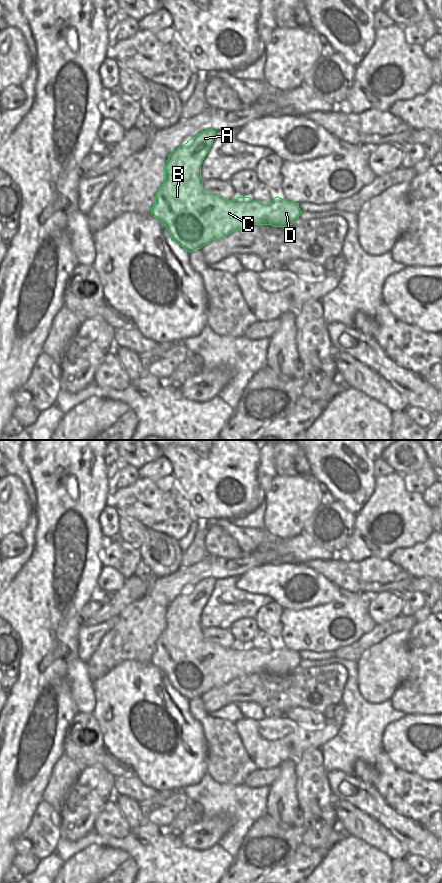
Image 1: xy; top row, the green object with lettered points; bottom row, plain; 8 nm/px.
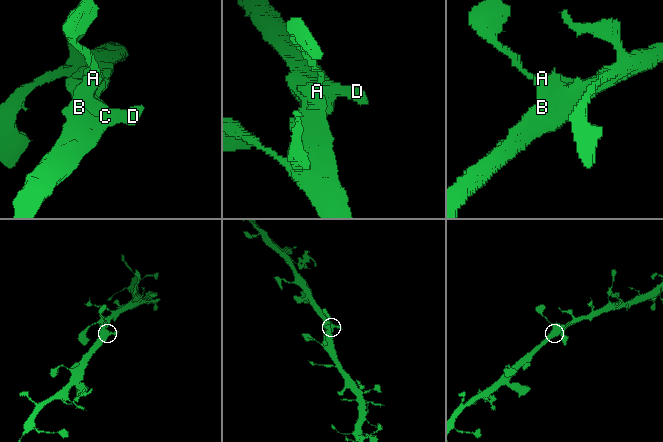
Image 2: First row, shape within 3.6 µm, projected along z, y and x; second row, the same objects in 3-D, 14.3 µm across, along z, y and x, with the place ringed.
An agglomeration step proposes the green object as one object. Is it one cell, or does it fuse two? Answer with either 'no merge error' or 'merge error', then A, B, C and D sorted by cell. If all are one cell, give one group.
no merge error | A B C D

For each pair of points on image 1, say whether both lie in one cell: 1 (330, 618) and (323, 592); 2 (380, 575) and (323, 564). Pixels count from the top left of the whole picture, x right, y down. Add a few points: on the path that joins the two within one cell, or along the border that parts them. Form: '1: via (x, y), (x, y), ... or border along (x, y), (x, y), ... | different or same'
1: border along (341, 591), (333, 600), (303, 608) | different
2: via (366, 575), (348, 575), (337, 570) | same

